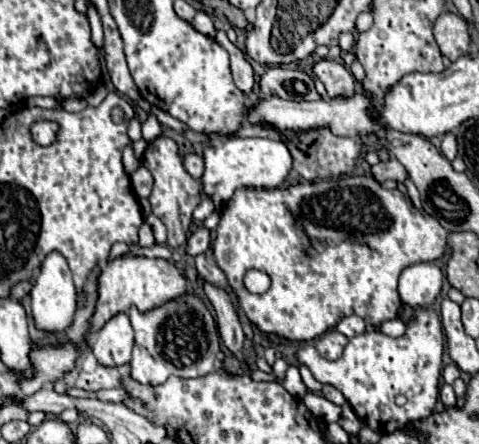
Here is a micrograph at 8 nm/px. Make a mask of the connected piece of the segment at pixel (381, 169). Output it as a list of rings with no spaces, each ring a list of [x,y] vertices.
[[[391,158],[389,162],[379,162],[379,164],[371,166],[371,176],[377,182],[383,182],[383,180],[403,182],[407,178],[407,170],[403,168],[403,164],[397,158]]]

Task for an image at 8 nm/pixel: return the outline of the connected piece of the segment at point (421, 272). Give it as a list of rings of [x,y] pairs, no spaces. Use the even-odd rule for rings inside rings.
[[[433,262],[413,264],[399,276],[399,294],[403,304],[413,308],[425,308],[441,294],[443,274]]]

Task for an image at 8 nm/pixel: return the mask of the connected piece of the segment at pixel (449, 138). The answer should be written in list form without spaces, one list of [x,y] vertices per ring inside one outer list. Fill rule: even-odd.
[[[449,132],[443,136],[443,142],[441,142],[441,152],[447,160],[453,160],[457,156],[457,142],[455,142],[455,134]]]

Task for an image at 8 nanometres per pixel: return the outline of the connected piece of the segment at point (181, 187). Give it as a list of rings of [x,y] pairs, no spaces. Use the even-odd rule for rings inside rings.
[[[159,136],[153,142],[149,142],[145,154],[143,154],[143,166],[153,174],[155,184],[153,184],[153,192],[149,196],[153,214],[157,218],[163,220],[163,224],[167,226],[167,246],[179,248],[181,244],[187,242],[187,230],[191,224],[191,214],[193,210],[199,206],[199,202],[203,200],[201,194],[201,184],[189,176],[189,172],[183,166],[183,158],[179,154],[179,148],[175,144],[175,140],[167,138],[167,136]]]

